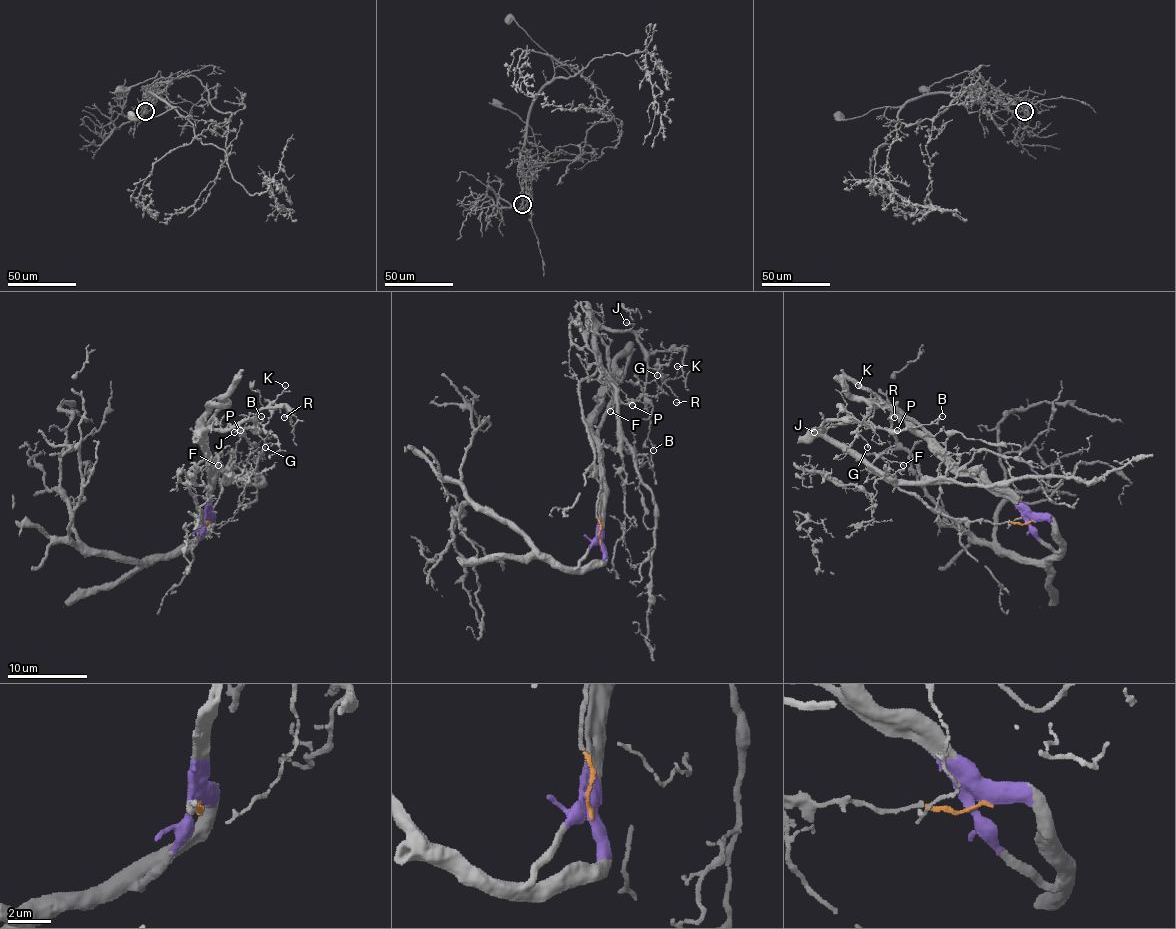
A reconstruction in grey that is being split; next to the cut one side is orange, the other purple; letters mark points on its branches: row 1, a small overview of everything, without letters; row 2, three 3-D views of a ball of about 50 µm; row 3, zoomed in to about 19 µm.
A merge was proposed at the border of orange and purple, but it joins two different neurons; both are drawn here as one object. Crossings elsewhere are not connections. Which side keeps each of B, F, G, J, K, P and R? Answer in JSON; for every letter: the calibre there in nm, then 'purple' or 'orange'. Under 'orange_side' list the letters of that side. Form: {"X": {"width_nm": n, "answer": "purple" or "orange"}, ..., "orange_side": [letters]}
{"B": {"width_nm": 120, "answer": "orange"}, "F": {"width_nm": 140, "answer": "orange"}, "G": {"width_nm": 80, "answer": "orange"}, "J": {"width_nm": 140, "answer": "orange"}, "K": {"width_nm": 120, "answer": "orange"}, "P": {"width_nm": 150, "answer": "orange"}, "R": {"width_nm": 160, "answer": "orange"}, "orange_side": ["B", "F", "G", "J", "K", "P", "R"]}

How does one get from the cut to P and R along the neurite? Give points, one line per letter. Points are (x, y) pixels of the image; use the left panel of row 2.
P: (207, 521), (189, 491), (187, 473), (205, 456), (207, 430), (231, 430), (251, 420), (255, 424), (239, 430)
R: (207, 521), (187, 473), (205, 458), (203, 434), (251, 420), (265, 424), (273, 404), (287, 412), (283, 418)

